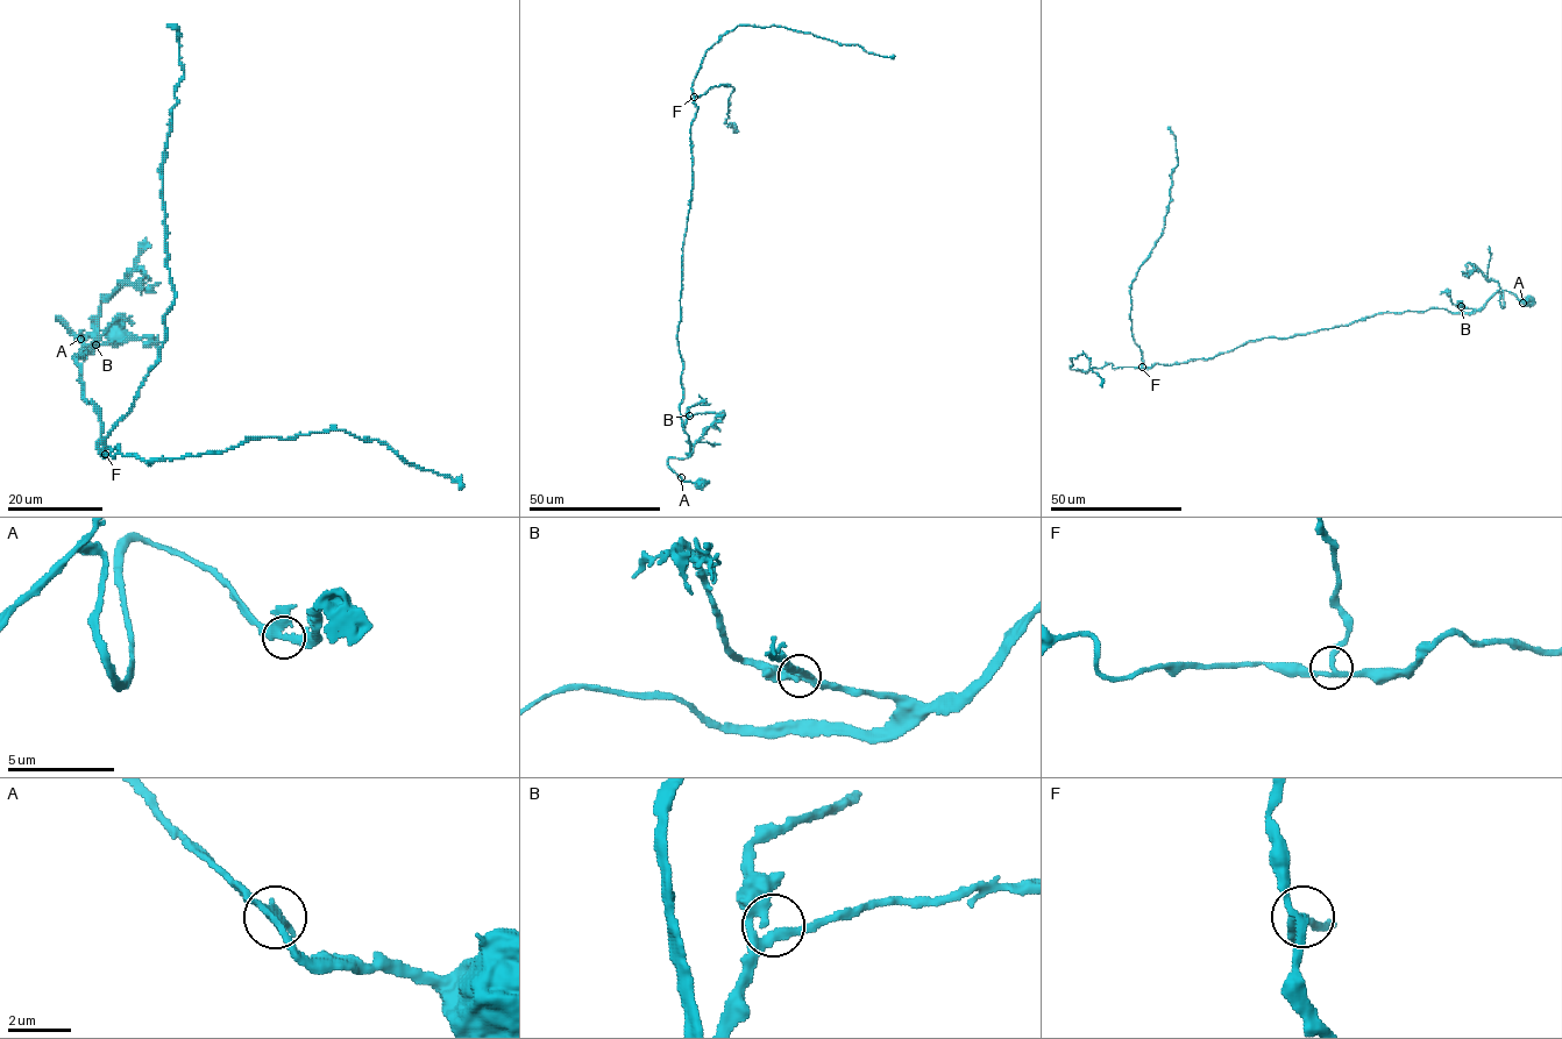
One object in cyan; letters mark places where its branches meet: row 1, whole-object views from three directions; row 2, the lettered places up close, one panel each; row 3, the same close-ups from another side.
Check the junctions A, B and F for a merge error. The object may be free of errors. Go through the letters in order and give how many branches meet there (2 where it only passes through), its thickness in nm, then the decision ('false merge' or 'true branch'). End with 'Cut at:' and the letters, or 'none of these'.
A: branches 3; calibre 220 nm; true branch
B: branches 3; calibre 220 nm; true branch
F: branches 3; calibre 240 nm; true branch
Cut at: none of these

